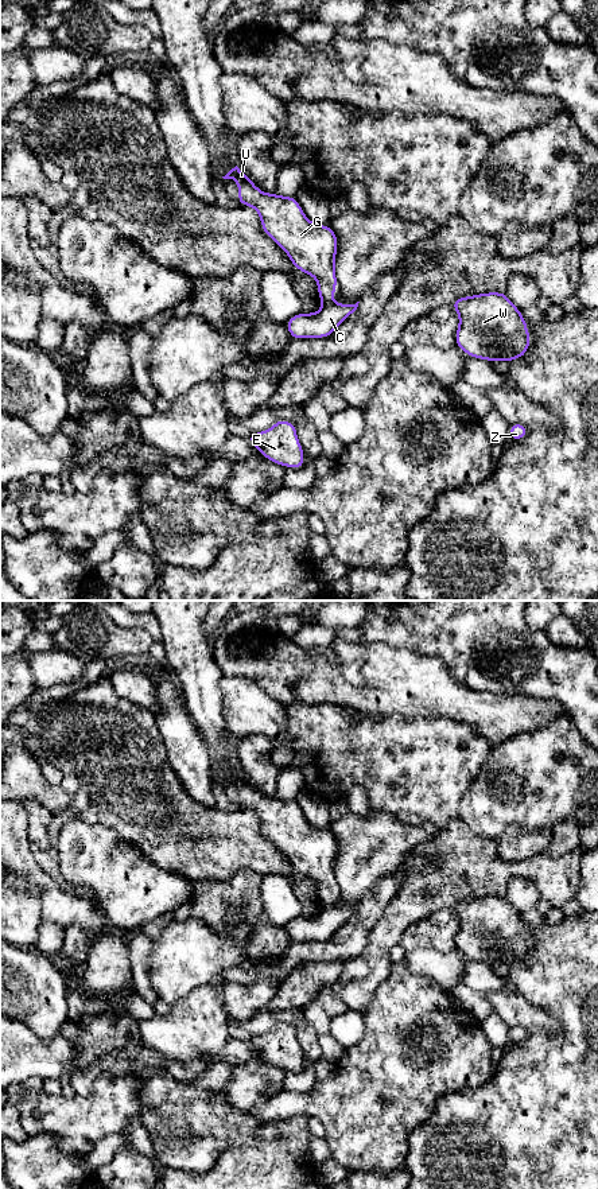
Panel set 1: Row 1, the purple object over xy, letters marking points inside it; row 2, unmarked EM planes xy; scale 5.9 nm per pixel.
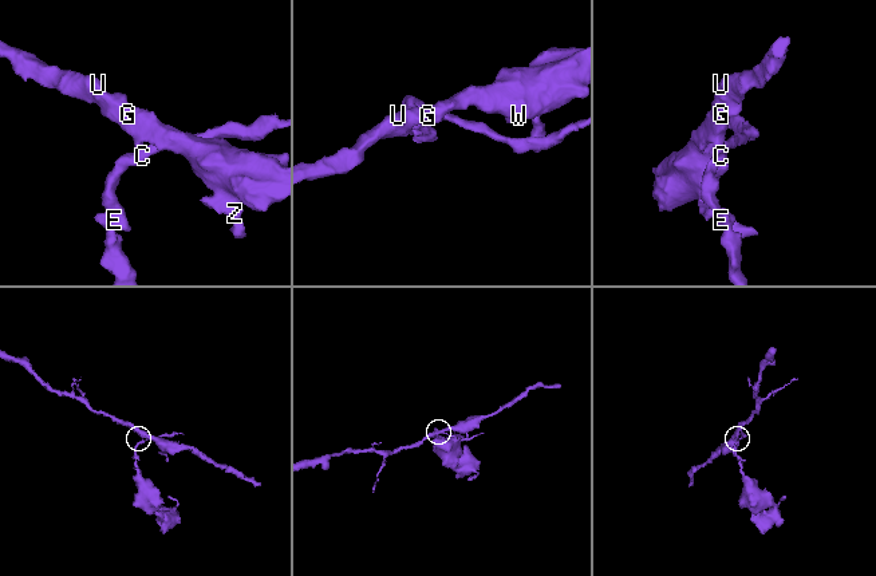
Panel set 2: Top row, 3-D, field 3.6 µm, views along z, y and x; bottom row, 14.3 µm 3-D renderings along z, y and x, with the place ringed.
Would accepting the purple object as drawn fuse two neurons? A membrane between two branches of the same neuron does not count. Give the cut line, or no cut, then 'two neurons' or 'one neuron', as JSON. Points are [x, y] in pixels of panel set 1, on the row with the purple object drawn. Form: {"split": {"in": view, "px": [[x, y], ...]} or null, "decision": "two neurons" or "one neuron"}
{"split": {"in": "xy", "px": [[331, 303], [323, 304]]}, "decision": "two neurons"}

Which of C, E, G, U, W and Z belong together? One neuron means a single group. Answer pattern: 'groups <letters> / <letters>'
groups C E / G U W Z

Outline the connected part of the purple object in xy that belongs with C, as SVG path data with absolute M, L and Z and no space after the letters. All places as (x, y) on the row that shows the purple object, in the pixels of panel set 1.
M323 304L317 312L300 312L291 316L284 325L294 339L326 338L345 322L358 307L356 304Z

